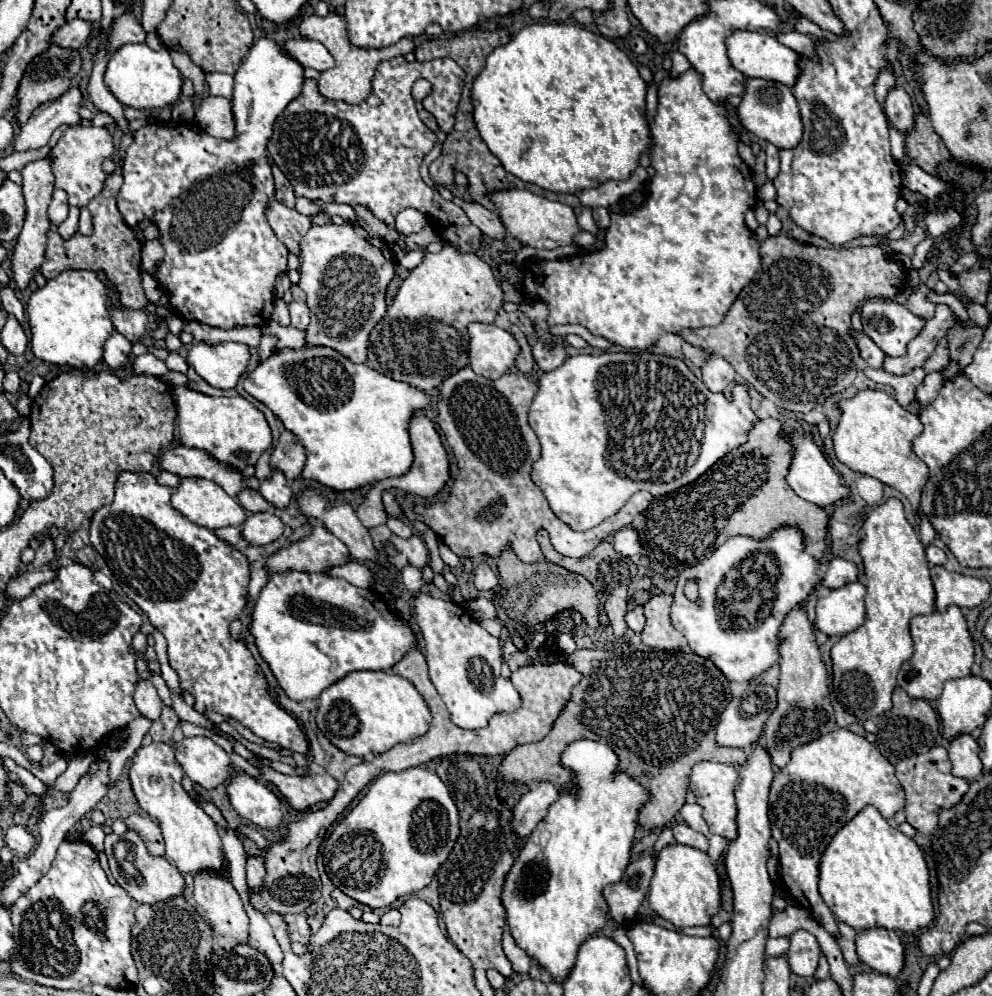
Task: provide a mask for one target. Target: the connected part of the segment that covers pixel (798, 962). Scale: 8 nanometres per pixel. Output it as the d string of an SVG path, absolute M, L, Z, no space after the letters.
M798 930L796 934L790 936L788 962L796 976L812 978L812 974L816 972L818 960L820 960L820 946L810 932Z

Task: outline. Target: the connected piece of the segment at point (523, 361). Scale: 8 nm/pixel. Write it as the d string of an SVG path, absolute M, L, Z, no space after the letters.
M510 326L510 332L514 334L514 338L518 340L518 344L520 344L520 348L522 348L522 352L520 352L518 360L516 360L516 366L518 366L518 370L520 370L522 374L530 374L530 372L534 372L532 348L530 348L530 344L528 344L528 340L526 340L524 332L522 332L518 326Z

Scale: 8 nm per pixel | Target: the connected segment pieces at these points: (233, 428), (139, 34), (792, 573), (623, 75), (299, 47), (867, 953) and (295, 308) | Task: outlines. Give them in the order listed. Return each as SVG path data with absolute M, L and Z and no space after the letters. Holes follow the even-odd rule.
M188 386L174 388L174 400L178 408L178 430L184 446L202 448L216 460L244 470L248 464L256 464L260 454L272 446L272 432L264 414L246 398L214 398L190 390Z
M128 10L124 16L114 20L112 32L108 38L108 48L116 50L128 42L144 42L144 38L146 38L146 32L142 30L140 22L134 18L132 10Z
M780 526L768 538L728 538L714 554L688 566L674 592L672 624L678 628L698 656L712 660L730 682L748 682L780 660L780 626L786 614L802 608L808 596L820 586L818 560L806 554L806 542L798 526ZM698 578L700 598L690 602L684 596L684 582Z
M530 24L522 28L506 46L496 48L488 60L484 70L478 74L474 80L474 90L472 90L472 102L474 102L474 122L478 126L478 132L482 140L488 144L490 152L498 156L502 166L518 176L524 182L532 182L544 190L552 192L562 192L562 194L576 194L586 188L596 188L608 180L626 180L630 174L636 170L640 154L646 152L652 144L650 140L650 130L648 130L648 120L646 120L646 82L638 74L638 68L632 64L632 60L608 38L602 34L594 34L582 26L576 24Z
M300 38L300 40L288 40L284 44L284 50L294 56L304 68L314 68L314 70L330 70L334 66L334 58L332 54L326 50L324 44L316 42L316 40L308 40L308 38Z
M870 928L858 934L856 950L860 960L880 974L888 974L896 978L906 960L906 948L894 930L886 928Z
M290 302L290 324L298 330L306 330L310 322L310 310L304 302Z

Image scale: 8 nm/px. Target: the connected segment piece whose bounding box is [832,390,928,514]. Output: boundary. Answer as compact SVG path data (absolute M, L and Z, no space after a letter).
M862 390L852 400L842 400L838 406L842 410L842 418L832 436L836 458L848 468L900 490L918 514L920 494L928 480L928 466L912 450L912 440L922 432L918 416L880 390Z

